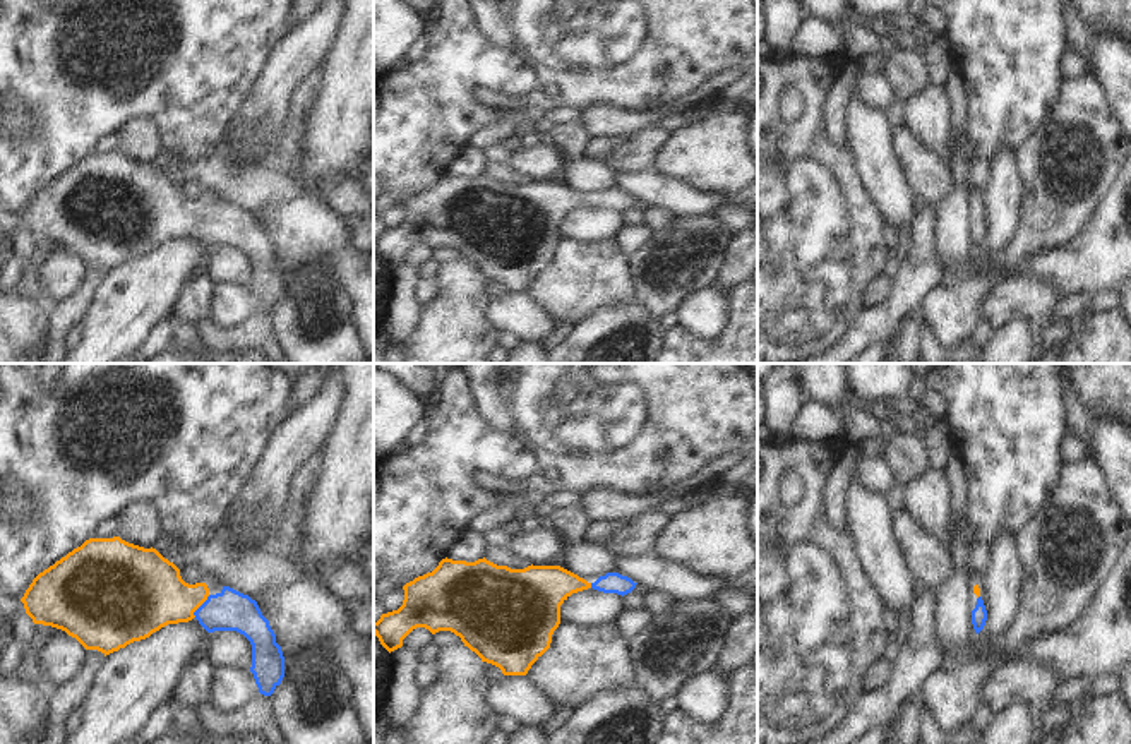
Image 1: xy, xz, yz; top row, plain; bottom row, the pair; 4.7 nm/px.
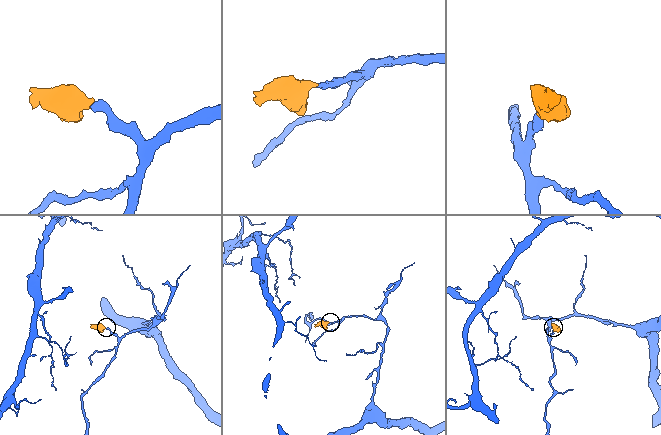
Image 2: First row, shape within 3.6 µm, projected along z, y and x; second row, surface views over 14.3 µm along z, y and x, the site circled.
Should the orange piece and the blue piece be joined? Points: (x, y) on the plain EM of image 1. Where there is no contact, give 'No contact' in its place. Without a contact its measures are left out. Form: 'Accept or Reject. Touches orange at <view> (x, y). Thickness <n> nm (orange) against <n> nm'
Accept. Touches orange at xy (201, 220). Thickness 340 nm (orange) against 190 nm.

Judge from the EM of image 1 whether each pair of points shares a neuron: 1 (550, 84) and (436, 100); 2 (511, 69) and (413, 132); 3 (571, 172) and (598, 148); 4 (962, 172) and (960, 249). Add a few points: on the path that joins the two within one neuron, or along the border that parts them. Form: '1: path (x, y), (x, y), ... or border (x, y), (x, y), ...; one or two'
1: border (537, 67), (537, 84), (526, 93), (496, 93); two
2: path (485, 69), (472, 69), (434, 107); one
3: border (585, 156), (604, 163), (614, 172); two
4: path (962, 191), (960, 230); one

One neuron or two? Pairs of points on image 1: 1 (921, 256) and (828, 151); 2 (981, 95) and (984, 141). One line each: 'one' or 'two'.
1: two
2: one

